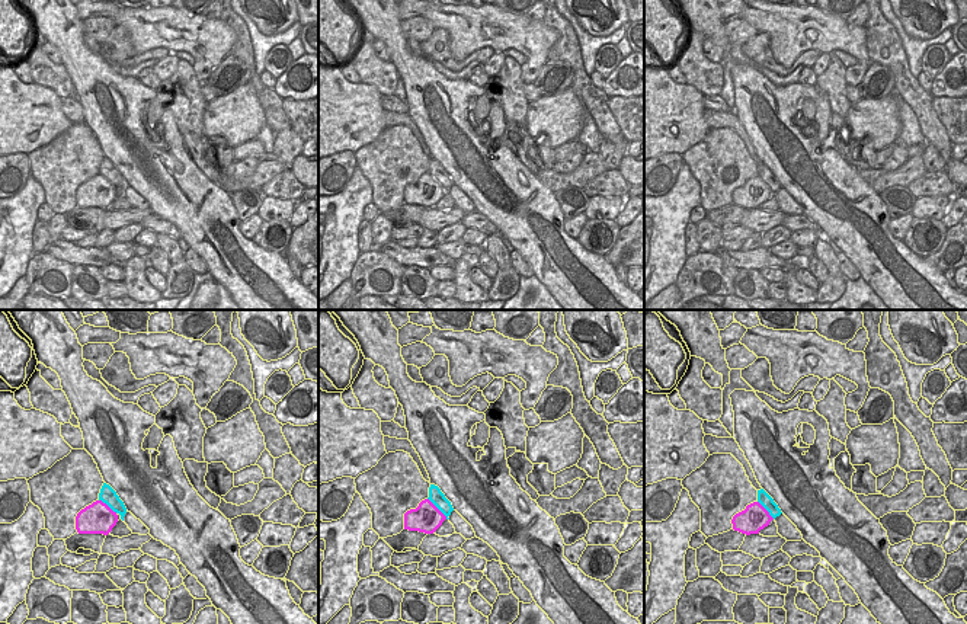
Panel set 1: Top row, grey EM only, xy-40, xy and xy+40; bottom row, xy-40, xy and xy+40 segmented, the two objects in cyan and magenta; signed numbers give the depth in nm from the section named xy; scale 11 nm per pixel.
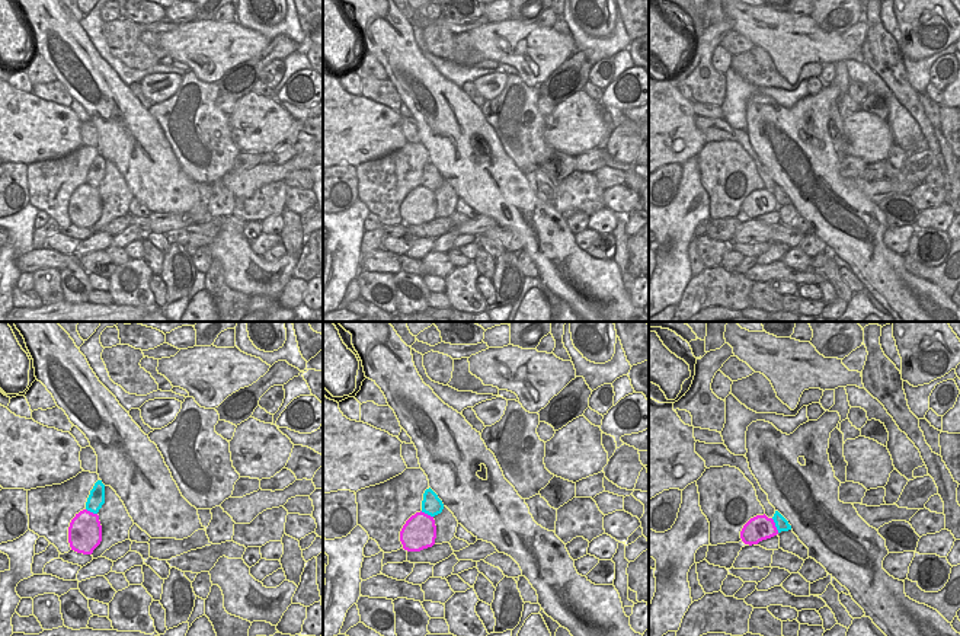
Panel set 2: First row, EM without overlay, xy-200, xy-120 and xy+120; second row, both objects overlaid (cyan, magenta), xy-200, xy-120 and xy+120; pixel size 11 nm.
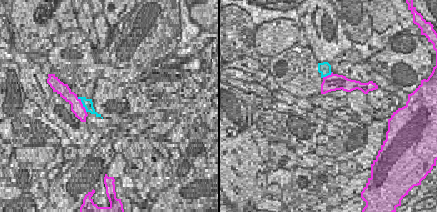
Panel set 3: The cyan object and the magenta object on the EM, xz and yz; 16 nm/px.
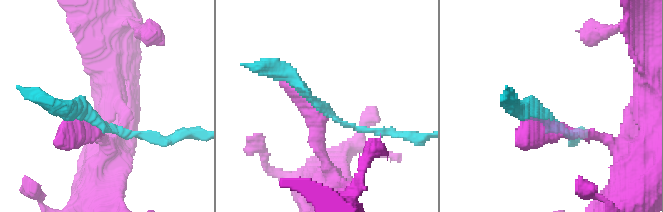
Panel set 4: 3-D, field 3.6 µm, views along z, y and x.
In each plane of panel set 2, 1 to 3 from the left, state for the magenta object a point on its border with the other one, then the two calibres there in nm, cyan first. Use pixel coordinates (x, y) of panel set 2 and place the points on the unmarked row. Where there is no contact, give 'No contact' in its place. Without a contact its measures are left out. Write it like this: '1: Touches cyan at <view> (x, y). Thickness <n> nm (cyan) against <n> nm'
1: Touches cyan at xy-200 (92, 185). Thickness 190 nm (cyan) against 380 nm
2: Touches cyan at xy-120 (426, 187). Thickness 220 nm (cyan) against 380 nm
3: Touches cyan at xy+120 (776, 200). Thickness 140 nm (cyan) against 280 nm.

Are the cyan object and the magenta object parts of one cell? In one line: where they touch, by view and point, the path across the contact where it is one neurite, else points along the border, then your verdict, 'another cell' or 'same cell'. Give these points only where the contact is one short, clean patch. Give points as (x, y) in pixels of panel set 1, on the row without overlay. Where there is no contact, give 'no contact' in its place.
xy (436, 181) | another cell

